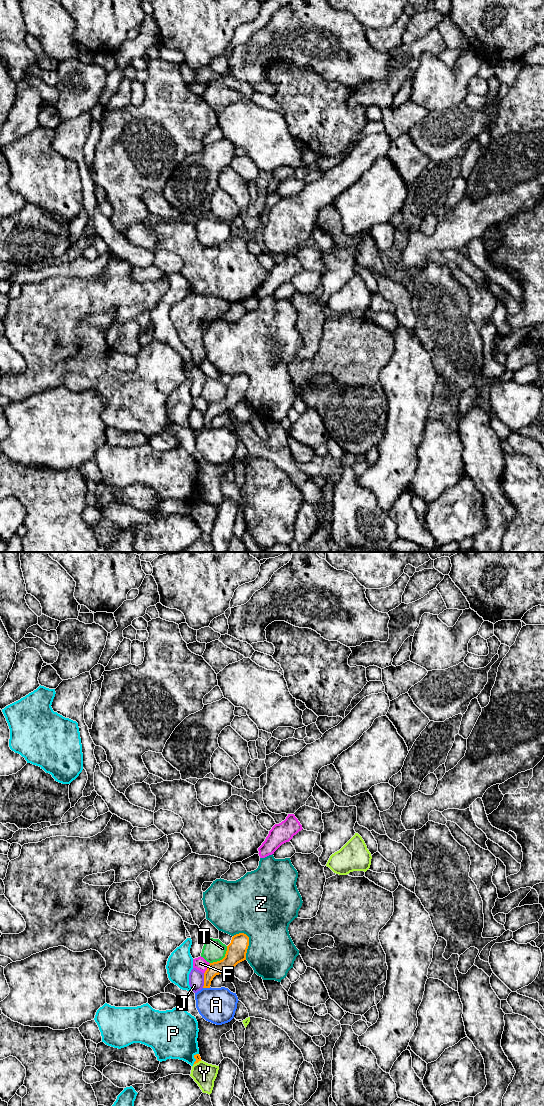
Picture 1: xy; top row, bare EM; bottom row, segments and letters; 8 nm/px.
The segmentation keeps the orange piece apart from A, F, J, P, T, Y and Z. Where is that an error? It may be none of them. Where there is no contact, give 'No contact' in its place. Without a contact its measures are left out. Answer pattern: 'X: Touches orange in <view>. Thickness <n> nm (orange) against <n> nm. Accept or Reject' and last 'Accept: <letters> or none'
A: Touches orange in xy. Thickness 110 nm (orange) against 280 nm. Reject
F: Touches orange in xy. Thickness 140 nm (orange) against 100 nm. Reject
J: Touches orange in xy. Thickness 110 nm (orange) against 130 nm. Reject
P: Touches orange in xy. Thickness 50 nm (orange) against 380 nm. Reject
T: Touches orange in xy. Thickness 160 nm (orange) against 180 nm. Reject
Y: Touches orange in xy. Thickness 50 nm (orange) against 190 nm. Reject
Z: Touches orange in xy. Thickness 160 nm (orange) against 400 nm. Reject
Accept: none

